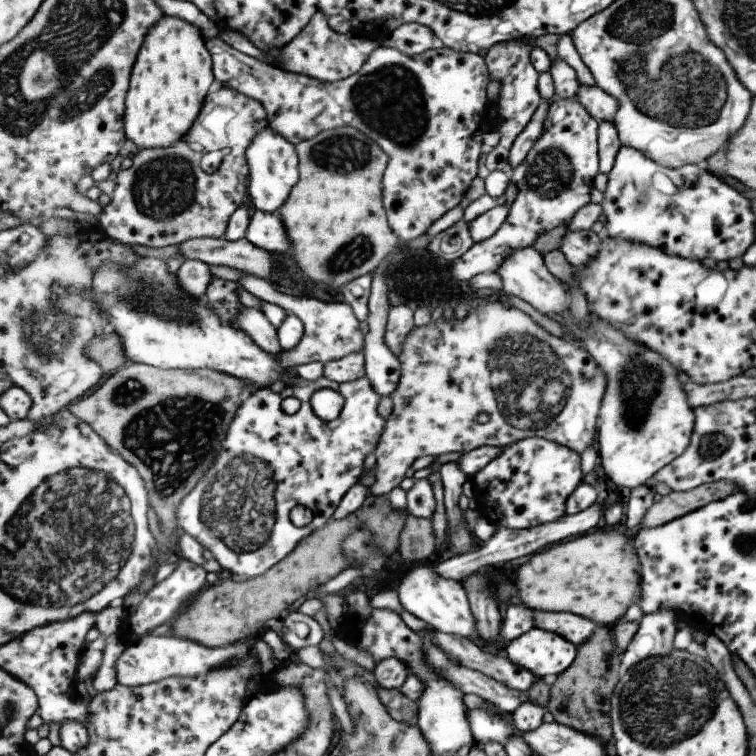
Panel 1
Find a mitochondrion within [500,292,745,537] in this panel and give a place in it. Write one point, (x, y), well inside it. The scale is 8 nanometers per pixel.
(636, 392)

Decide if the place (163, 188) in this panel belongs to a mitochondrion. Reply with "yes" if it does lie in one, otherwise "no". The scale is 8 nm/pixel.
yes

